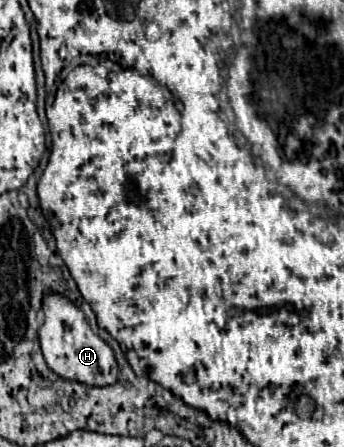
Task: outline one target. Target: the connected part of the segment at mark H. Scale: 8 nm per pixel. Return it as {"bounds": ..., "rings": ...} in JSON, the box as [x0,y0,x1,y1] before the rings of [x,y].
{"bounds":[39,294,119,386],"rings":[[[49,294],[43,300],[45,324],[39,330],[39,344],[47,366],[67,380],[85,382],[89,386],[107,386],[117,382],[119,368],[113,350],[89,328],[83,312],[59,294]]]}

